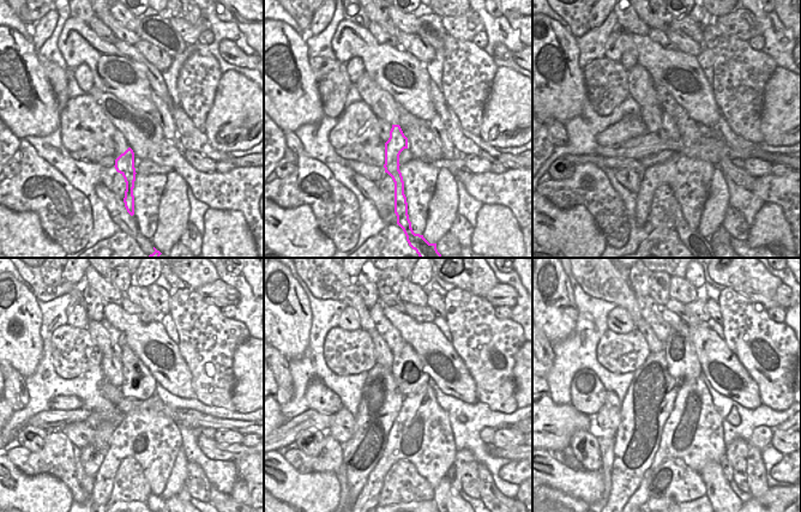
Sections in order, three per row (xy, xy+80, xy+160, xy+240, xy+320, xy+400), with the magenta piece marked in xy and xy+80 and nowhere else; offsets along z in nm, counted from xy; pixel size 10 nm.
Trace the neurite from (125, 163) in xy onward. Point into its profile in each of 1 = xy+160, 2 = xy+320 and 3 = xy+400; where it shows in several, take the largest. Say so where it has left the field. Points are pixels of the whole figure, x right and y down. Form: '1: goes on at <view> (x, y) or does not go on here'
1: goes on at xy+160 (685, 233)
2: goes on at xy+320 (408, 372)
3: goes on at xy+400 (682, 363)

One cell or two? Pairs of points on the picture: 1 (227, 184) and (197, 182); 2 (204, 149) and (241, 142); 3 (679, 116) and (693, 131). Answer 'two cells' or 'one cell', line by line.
1: one cell
2: two cells
3: one cell

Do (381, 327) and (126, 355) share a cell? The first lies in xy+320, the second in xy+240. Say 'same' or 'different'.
same

